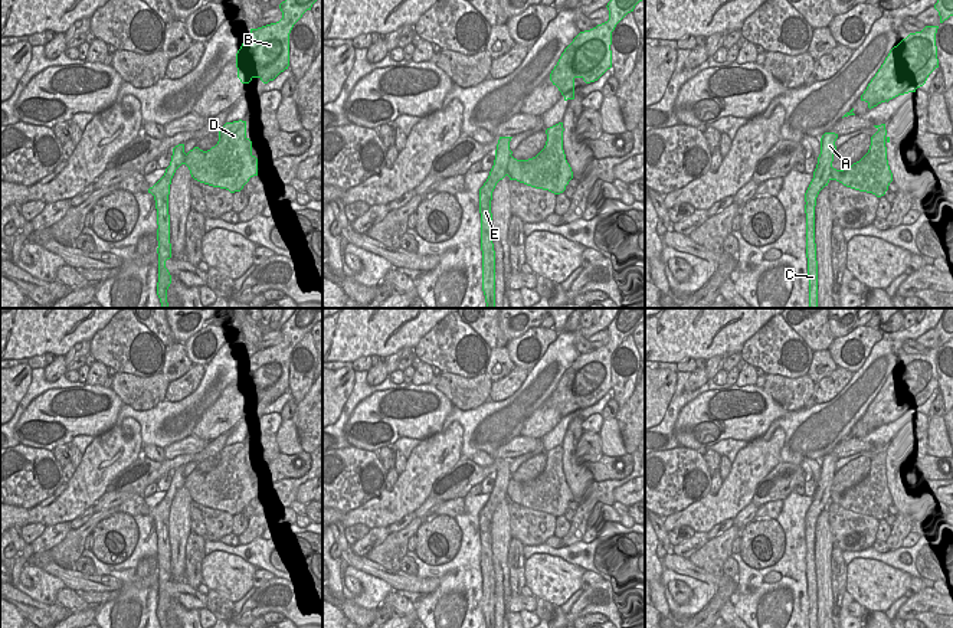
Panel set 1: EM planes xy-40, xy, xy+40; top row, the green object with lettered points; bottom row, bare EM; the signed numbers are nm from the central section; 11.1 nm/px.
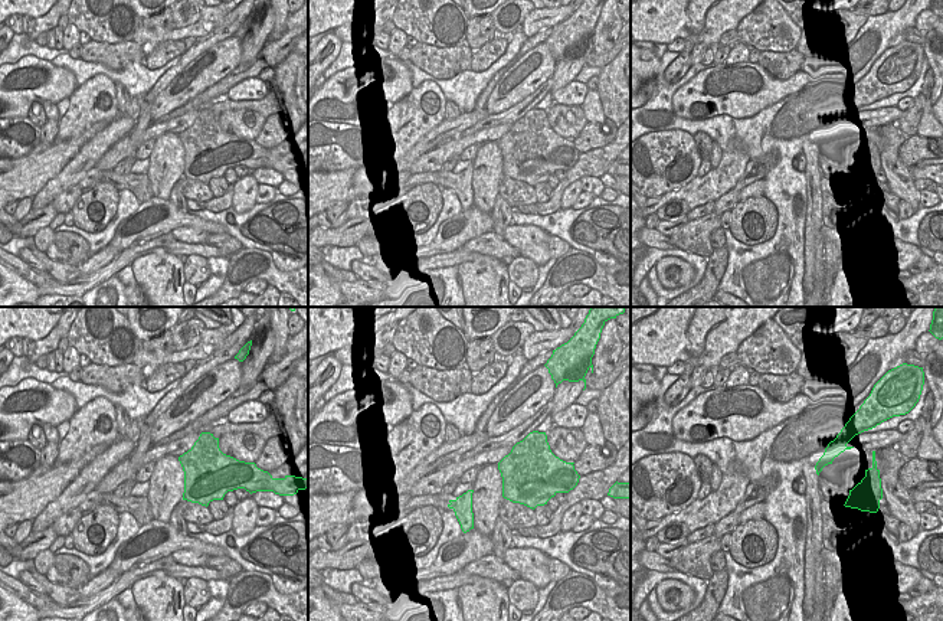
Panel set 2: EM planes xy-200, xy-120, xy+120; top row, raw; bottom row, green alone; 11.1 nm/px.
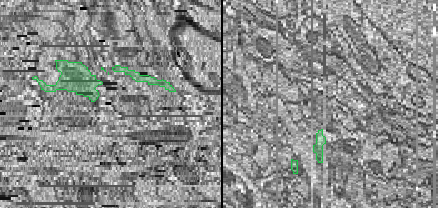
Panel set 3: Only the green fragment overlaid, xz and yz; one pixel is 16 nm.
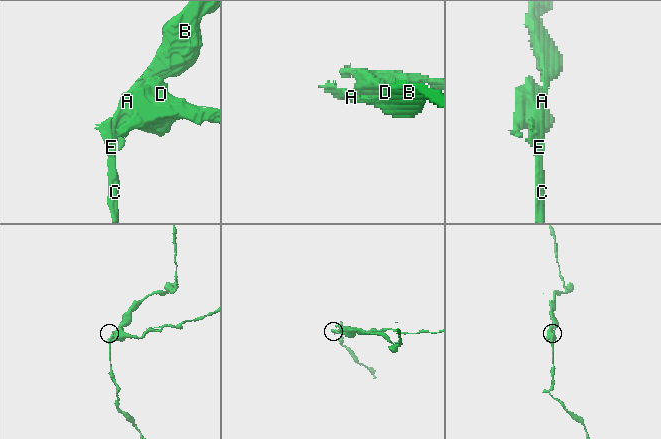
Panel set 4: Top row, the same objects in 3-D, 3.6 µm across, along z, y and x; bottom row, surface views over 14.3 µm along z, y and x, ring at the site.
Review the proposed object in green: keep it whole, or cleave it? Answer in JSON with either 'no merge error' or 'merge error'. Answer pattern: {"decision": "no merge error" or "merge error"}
{"decision": "merge error"}

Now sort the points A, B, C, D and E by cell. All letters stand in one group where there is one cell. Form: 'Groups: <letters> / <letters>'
Groups: A B C E / D.

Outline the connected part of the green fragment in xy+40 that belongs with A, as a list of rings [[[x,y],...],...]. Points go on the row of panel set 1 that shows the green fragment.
[[[825,133],[821,138],[821,154],[813,171],[813,179],[805,193],[806,213],[806,258],[809,275],[809,308],[818,308],[818,261],[815,243],[815,206],[819,192],[828,186],[832,179],[832,161],[836,150],[838,134]]]

